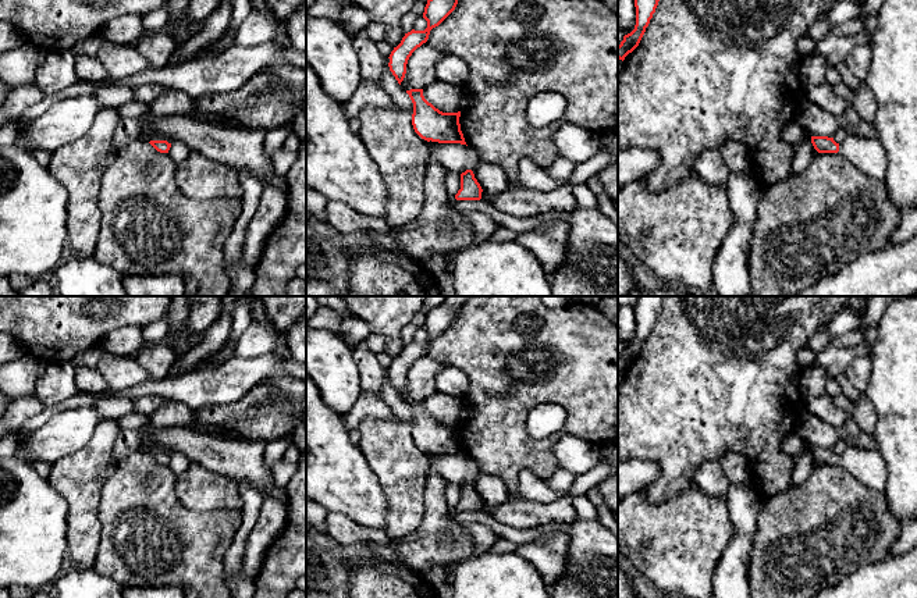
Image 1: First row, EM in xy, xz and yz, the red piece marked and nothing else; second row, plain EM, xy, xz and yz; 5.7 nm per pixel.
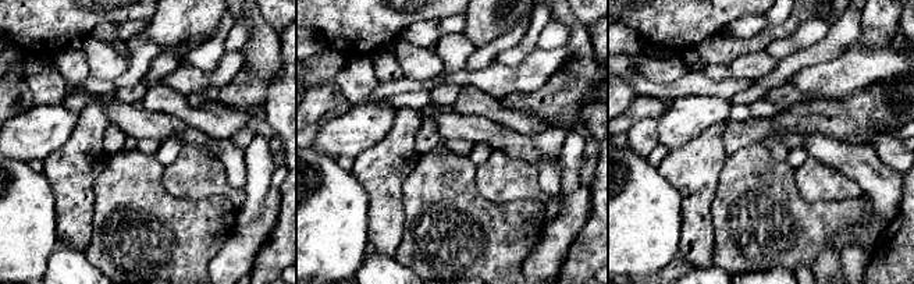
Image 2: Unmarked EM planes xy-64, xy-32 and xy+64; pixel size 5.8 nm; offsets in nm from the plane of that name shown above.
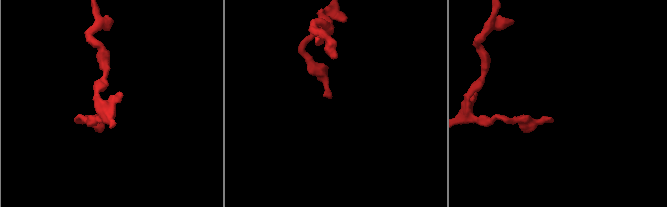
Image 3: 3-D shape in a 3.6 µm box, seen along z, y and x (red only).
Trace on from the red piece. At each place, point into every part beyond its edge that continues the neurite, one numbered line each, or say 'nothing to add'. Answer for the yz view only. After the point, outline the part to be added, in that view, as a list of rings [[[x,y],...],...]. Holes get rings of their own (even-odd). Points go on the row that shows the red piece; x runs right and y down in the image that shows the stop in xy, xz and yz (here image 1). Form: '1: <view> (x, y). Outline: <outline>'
1: yz (868, 155). Outline: [[[847,135],[839,145],[839,153],[857,165],[868,177],[885,181],[888,157],[878,139]]]

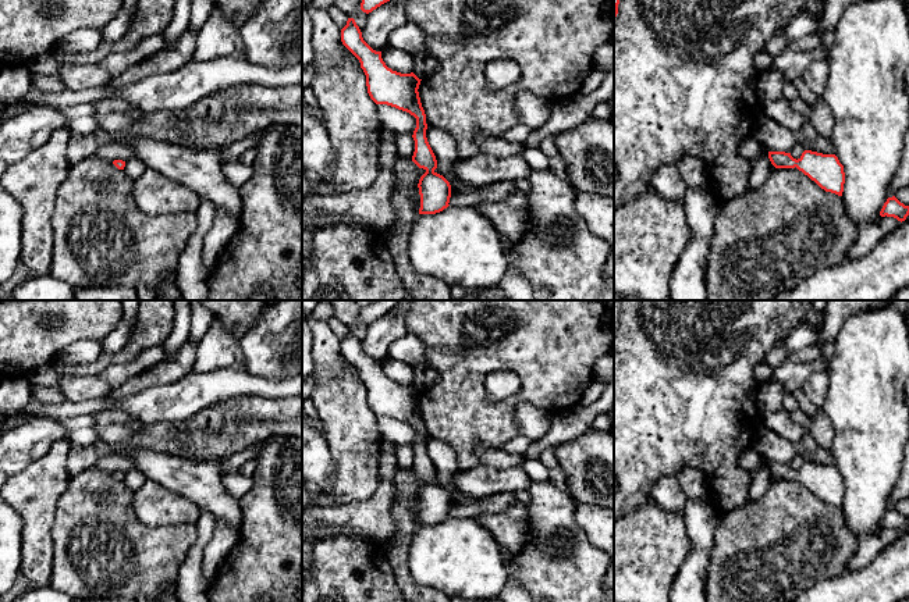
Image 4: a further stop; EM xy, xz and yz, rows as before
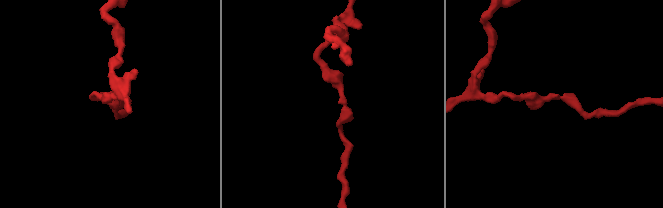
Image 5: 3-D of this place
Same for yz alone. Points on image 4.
nothing to add

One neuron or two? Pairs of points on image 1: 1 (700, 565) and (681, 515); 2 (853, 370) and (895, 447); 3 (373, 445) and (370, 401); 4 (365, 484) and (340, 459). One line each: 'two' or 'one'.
1: one
2: two
3: two
4: one

